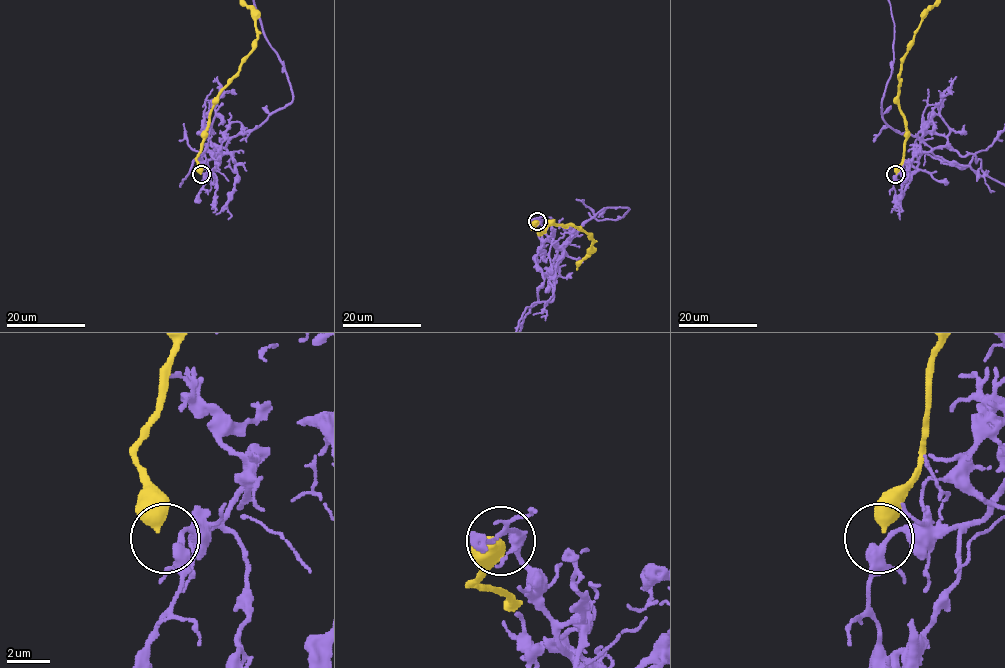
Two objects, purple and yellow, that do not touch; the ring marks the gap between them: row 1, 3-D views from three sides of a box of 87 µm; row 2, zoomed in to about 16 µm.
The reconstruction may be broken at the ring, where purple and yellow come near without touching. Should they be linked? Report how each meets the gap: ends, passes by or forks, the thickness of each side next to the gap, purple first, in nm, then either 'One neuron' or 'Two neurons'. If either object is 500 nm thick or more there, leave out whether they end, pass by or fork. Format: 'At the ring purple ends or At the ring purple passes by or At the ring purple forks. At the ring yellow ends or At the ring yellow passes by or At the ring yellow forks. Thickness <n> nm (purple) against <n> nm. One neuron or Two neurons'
At the ring purple passes by. At the ring yellow ends. Thickness 400 nm (purple) against 480 nm. Two neurons

